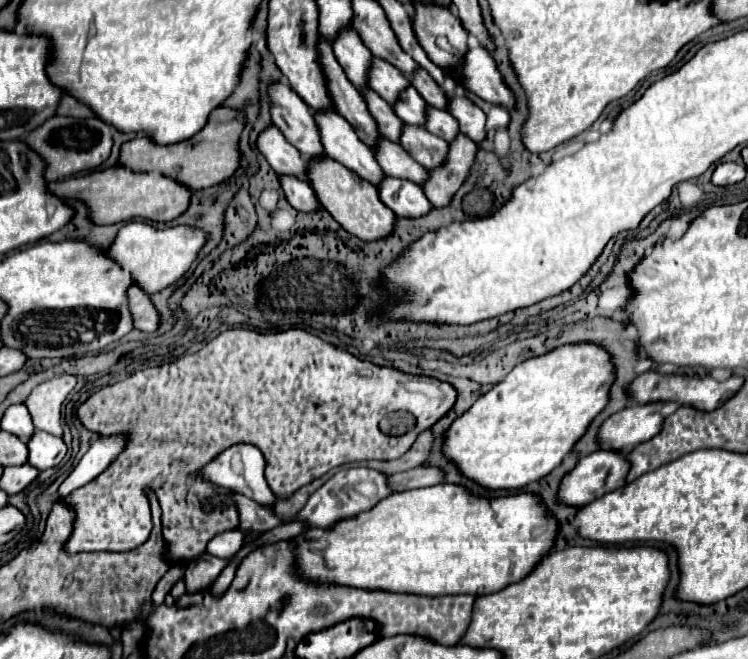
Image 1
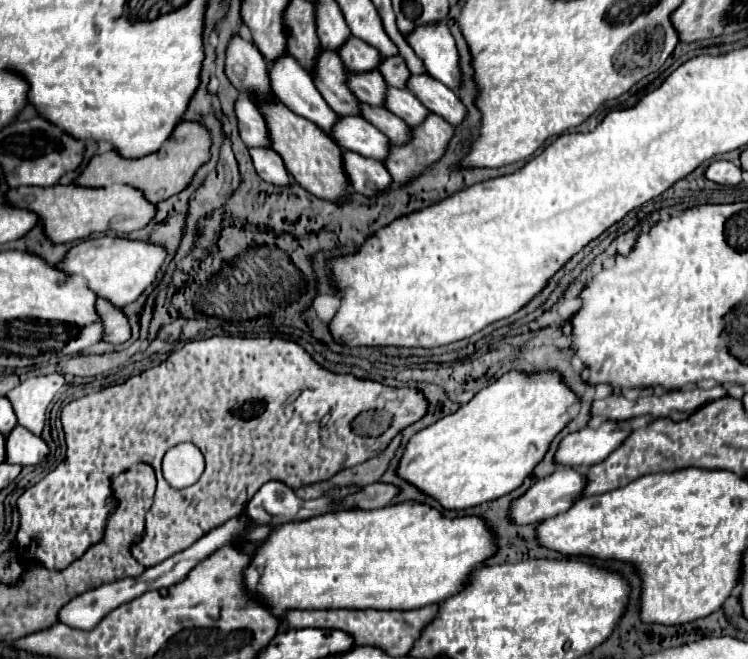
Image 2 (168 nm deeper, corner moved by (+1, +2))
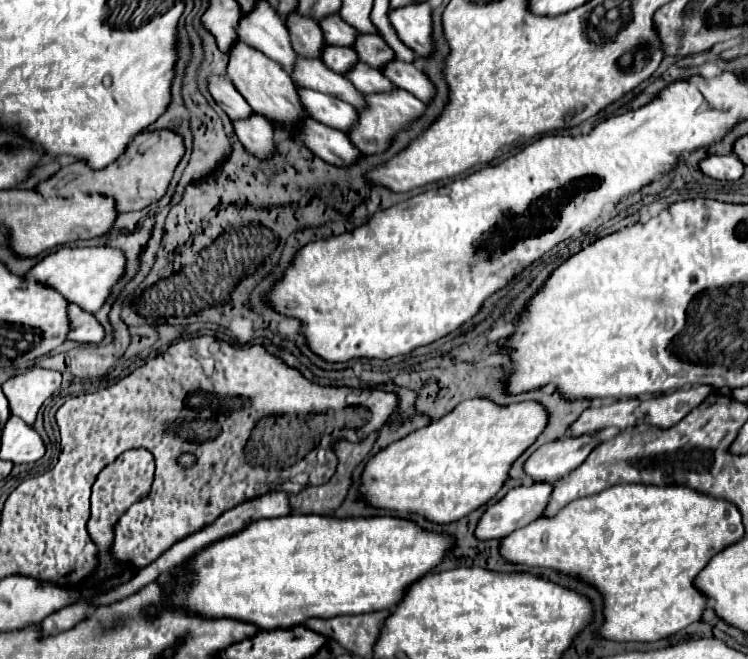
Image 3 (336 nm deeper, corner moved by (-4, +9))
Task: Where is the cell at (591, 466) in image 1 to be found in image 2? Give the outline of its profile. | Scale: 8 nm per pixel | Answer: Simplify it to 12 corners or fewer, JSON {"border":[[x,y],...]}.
{"border":[[558,468],[512,504],[516,524],[568,510],[588,476]]}

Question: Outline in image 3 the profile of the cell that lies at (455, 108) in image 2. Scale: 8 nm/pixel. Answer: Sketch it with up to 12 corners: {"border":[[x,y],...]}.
{"border":[[389,61],[381,73],[429,103],[435,87],[413,63]]}

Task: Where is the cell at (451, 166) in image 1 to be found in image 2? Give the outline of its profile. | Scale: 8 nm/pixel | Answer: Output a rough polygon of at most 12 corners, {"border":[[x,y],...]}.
{"border":[[432,114],[412,128],[408,146],[392,146],[388,172],[398,186],[436,164],[454,126]]}

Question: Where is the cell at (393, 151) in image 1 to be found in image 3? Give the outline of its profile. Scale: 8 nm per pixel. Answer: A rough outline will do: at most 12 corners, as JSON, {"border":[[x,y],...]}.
{"border":[[297,89],[305,115],[345,131],[355,107],[333,95]]}

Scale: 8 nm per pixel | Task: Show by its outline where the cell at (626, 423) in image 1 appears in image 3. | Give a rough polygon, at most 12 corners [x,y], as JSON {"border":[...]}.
{"border":[[597,435],[557,439],[525,461],[539,483],[557,483],[597,445]]}

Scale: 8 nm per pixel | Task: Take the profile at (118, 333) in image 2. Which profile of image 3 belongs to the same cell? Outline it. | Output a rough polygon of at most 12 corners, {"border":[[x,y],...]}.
{"border":[[67,305],[67,341],[99,343],[99,321]]}

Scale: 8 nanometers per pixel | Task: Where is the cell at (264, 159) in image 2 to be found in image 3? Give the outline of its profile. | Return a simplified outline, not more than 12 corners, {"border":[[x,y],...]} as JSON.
{"border":[[263,115],[233,119],[239,141],[259,159],[273,155],[275,135]]}

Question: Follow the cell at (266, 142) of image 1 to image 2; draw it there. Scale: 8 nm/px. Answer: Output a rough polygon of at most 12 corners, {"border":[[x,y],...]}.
{"border":[[240,96],[236,118],[248,148],[272,146],[266,118]]}

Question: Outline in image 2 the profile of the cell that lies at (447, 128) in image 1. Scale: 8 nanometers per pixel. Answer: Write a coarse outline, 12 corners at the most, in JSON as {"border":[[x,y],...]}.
{"border":[[388,90],[386,110],[420,126],[428,108],[408,90]]}

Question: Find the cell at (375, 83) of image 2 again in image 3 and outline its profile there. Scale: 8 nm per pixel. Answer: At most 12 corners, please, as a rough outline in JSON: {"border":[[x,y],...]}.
{"border":[[325,45],[321,61],[343,75],[357,53],[351,47]]}

